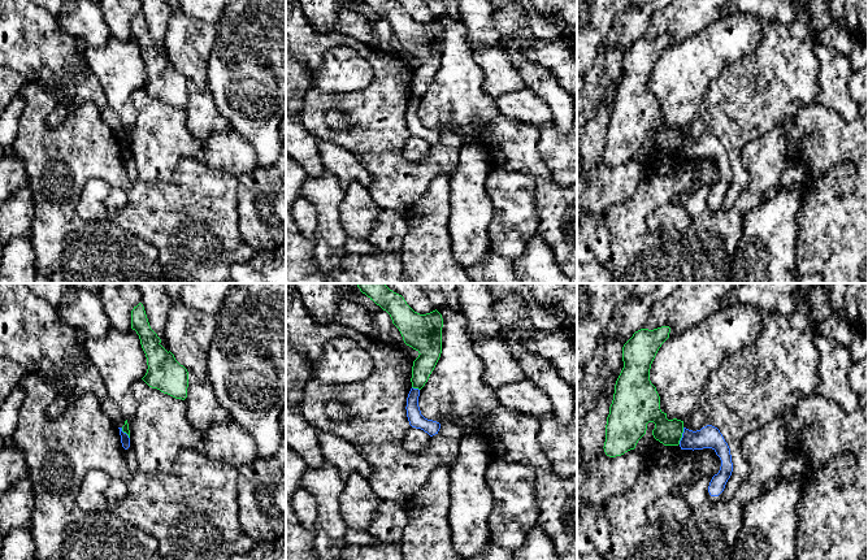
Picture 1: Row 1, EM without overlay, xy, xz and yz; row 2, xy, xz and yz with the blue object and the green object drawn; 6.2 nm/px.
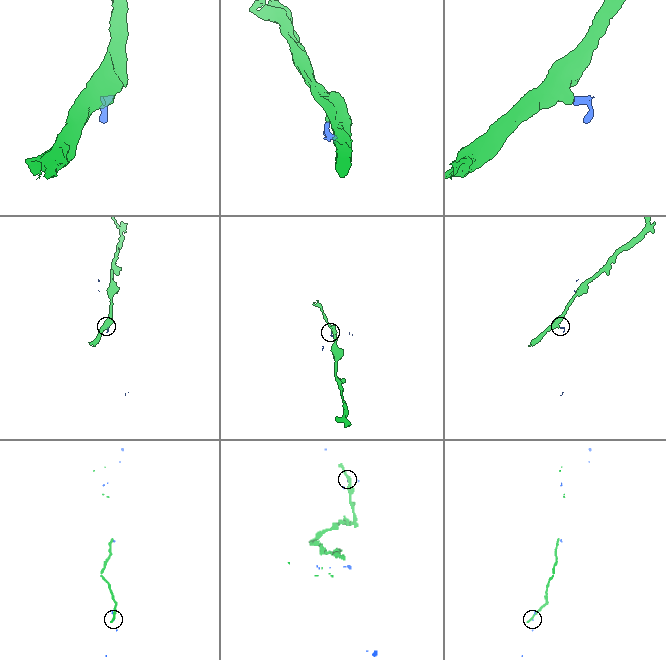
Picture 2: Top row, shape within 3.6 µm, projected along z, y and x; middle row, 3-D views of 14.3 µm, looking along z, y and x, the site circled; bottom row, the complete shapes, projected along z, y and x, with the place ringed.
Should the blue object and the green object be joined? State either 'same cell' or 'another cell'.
another cell

